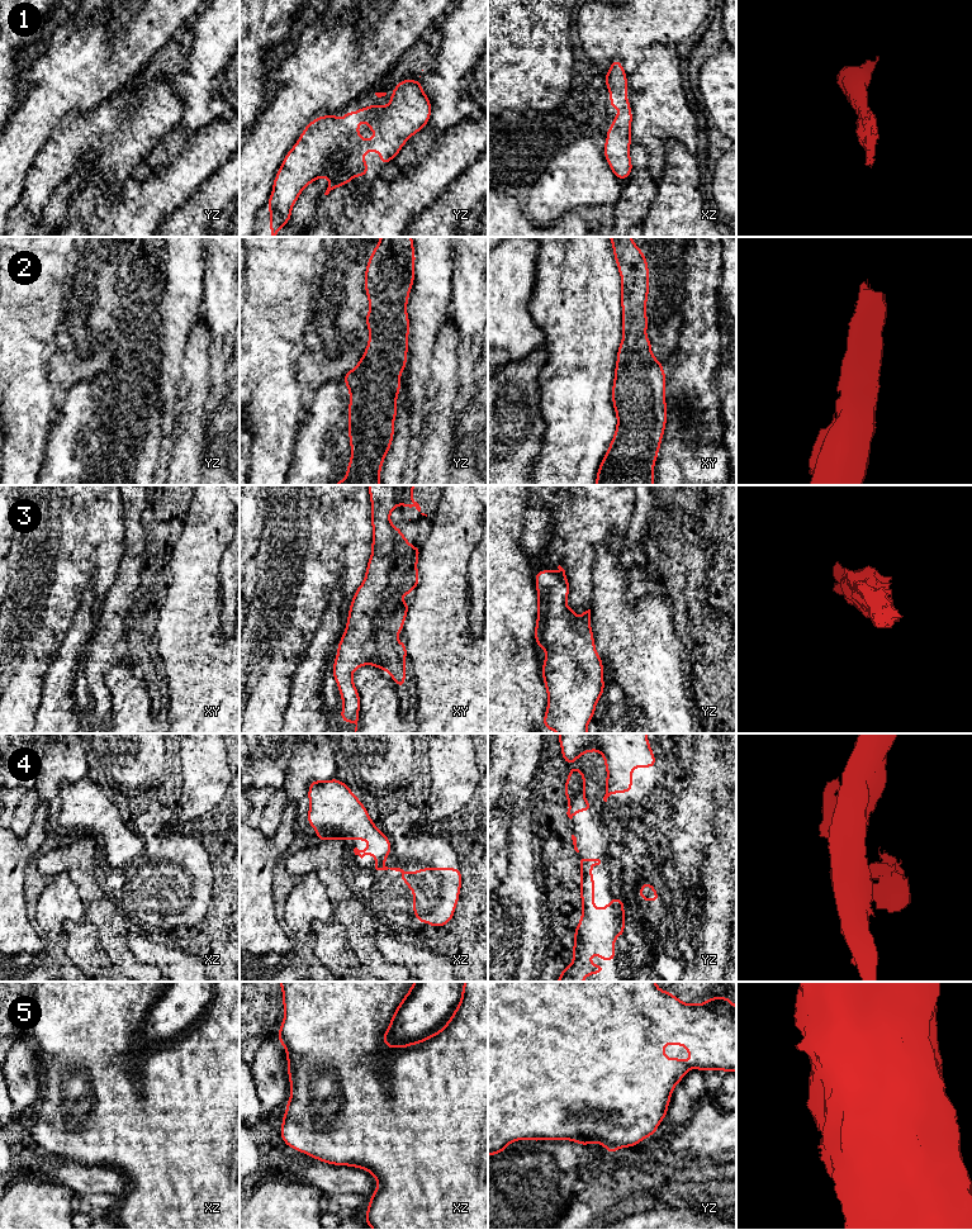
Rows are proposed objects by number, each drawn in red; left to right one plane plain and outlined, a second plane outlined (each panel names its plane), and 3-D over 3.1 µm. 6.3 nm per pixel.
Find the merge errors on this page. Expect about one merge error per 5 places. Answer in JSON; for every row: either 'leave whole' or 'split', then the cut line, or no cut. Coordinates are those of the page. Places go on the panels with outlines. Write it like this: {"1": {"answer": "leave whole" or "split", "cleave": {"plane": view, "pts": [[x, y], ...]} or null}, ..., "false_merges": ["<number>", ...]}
{"1": {"answer": "leave whole", "cleave": null}, "2": {"answer": "leave whole", "cleave": null}, "3": {"answer": "leave whole", "cleave": null}, "4": {"answer": "split", "cleave": {"plane": "yz", "pts": [[613, 897], [613, 907], [619, 913], [620, 934]]}}, "5": {"answer": "leave whole", "cleave": null}, "false_merges": ["4"]}

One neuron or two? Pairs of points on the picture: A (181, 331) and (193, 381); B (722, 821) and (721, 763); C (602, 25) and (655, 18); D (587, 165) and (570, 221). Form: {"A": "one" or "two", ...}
{"A": "two", "B": "two", "C": "one", "D": "two"}

